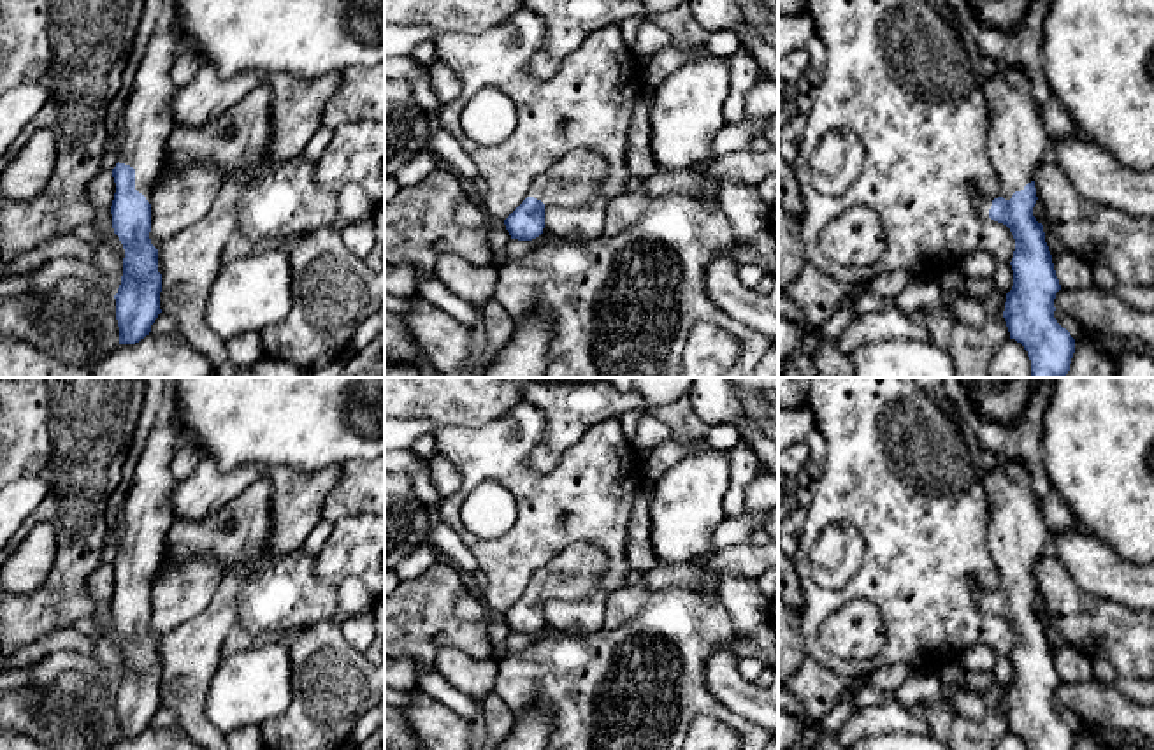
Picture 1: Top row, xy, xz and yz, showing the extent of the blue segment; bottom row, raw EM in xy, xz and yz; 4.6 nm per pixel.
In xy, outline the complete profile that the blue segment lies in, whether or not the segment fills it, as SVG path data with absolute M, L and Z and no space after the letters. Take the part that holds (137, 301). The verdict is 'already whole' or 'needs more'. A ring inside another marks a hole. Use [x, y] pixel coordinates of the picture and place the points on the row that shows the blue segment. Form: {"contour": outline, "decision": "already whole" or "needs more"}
{"contour": "M174 0L174 19L167 30L153 32L114 132L118 163L112 169L116 193L111 214L125 249L121 285L114 295L119 344L135 344L149 335L162 313L158 249L149 239L151 193L176 126L172 100L179 88L170 70L183 47Z", "decision": "needs more"}

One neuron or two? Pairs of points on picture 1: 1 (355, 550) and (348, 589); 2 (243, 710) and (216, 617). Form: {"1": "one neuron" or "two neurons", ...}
{"1": "two neurons", "2": "two neurons"}

